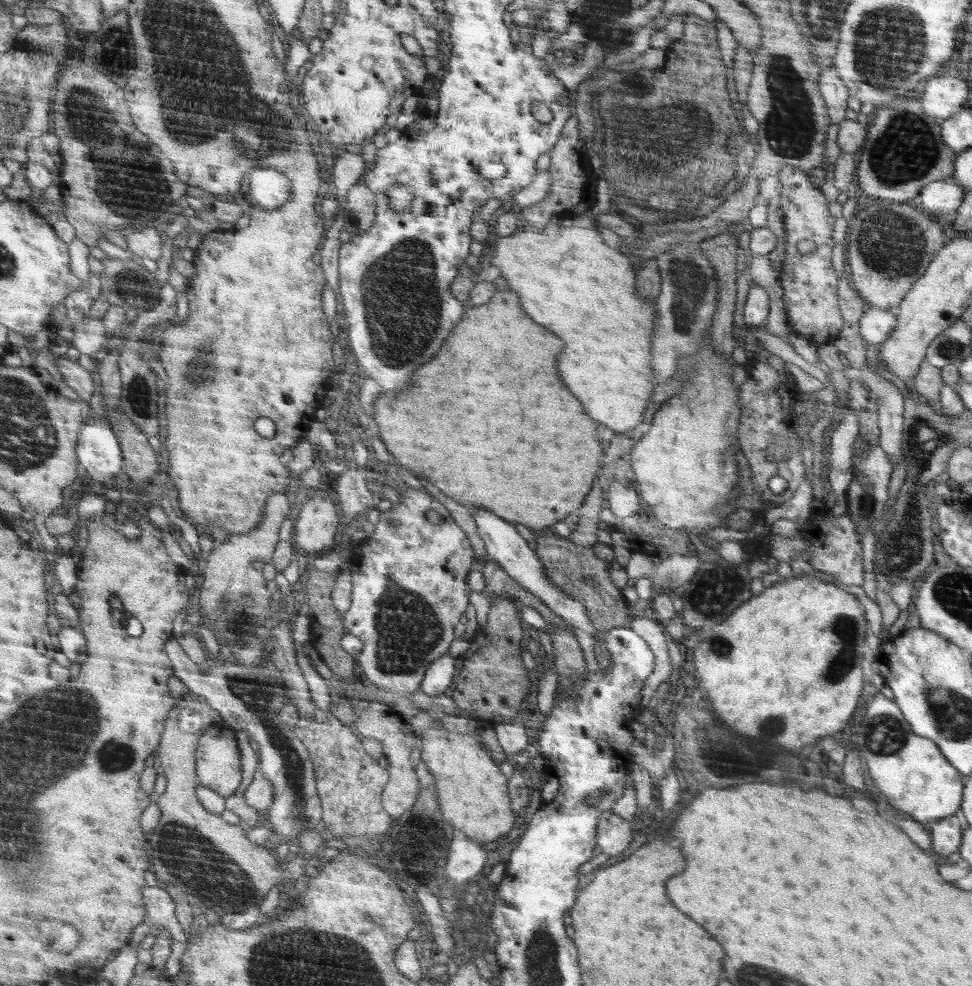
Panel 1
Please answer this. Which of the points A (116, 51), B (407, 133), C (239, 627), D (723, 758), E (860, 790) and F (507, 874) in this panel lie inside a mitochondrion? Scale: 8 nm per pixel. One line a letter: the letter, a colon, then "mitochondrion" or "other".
A: mitochondrion
B: other
C: mitochondrion
D: mitochondrion
E: other
F: other

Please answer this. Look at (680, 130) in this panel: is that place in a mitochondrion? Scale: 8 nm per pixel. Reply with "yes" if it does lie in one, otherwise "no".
yes

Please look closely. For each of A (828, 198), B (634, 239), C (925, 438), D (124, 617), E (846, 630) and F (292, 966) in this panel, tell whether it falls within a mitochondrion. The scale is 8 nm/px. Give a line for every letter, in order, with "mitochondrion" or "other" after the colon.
A: other
B: other
C: mitochondrion
D: other
E: mitochondrion
F: mitochondrion

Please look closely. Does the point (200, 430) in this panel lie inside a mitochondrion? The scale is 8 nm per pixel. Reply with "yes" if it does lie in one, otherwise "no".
yes

